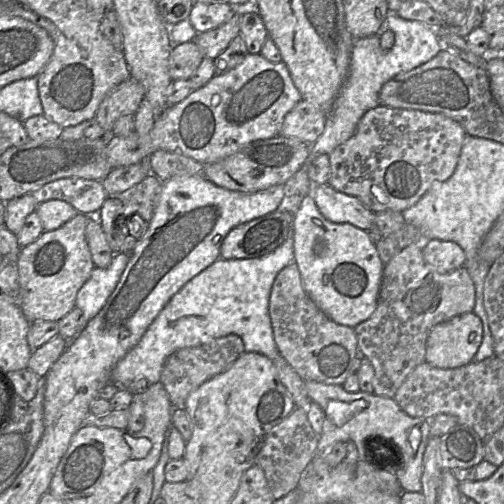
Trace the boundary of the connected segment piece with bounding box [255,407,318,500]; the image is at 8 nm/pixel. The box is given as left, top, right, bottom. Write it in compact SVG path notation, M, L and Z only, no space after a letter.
M295 407L266 434L255 458L255 464L263 470L275 500L296 489L301 473L316 455L317 445L318 435L314 433L308 422L306 409L300 407Z

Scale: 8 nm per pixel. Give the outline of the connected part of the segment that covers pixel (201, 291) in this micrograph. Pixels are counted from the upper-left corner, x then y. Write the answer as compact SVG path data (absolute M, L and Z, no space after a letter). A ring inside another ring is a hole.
M293 228L281 245L259 258L223 259L219 257L173 295L138 344L115 365L111 374L111 382L116 384L119 390L125 389L133 381L140 379L146 379L149 385L160 382L164 361L173 352L182 348L196 347L230 334L235 334L242 339L246 352L256 352L270 360L275 359L280 353L273 338L269 298L276 276L284 267L293 262L295 262Z

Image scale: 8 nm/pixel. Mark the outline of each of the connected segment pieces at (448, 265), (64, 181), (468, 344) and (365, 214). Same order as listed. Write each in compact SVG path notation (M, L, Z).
M430 239L422 243L423 258L426 263L440 272L450 272L465 265L463 249L453 241Z
M61 178L46 183L31 193L37 204L58 199L71 204L79 213L97 217L108 197L102 181L83 178Z
M472 312L435 325L426 342L425 362L440 369L456 369L472 362L482 342L481 320Z
M312 183L307 195L313 198L319 212L331 222L349 223L365 231L374 226L374 212L364 206L356 197L337 191L328 184Z

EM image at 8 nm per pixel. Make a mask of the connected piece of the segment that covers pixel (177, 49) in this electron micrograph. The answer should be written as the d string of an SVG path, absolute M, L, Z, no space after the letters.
M194 41L174 45L168 69L172 81L190 79L204 58L204 54Z

